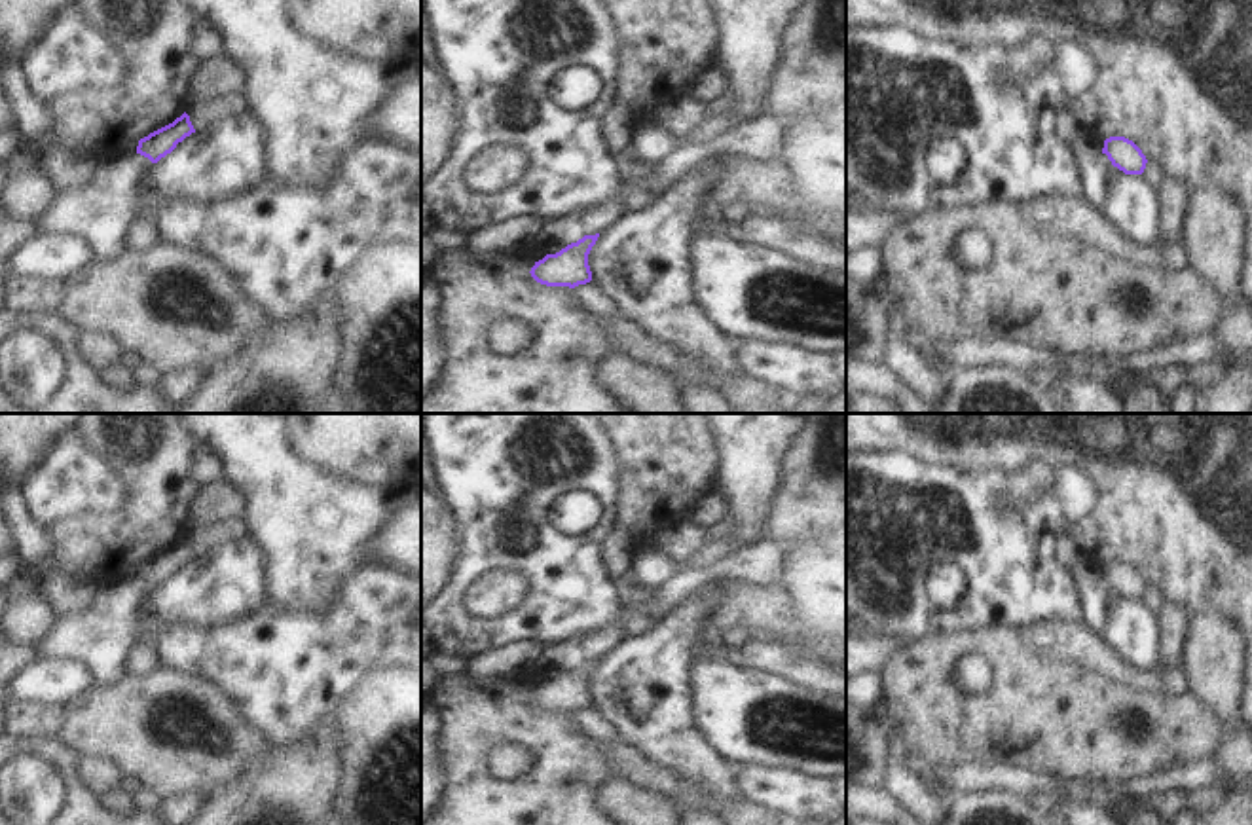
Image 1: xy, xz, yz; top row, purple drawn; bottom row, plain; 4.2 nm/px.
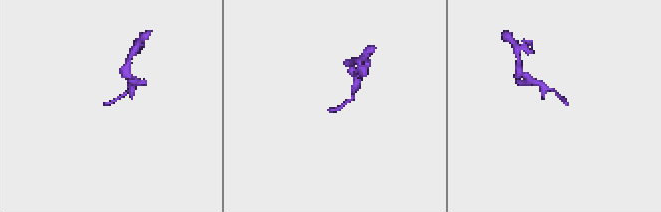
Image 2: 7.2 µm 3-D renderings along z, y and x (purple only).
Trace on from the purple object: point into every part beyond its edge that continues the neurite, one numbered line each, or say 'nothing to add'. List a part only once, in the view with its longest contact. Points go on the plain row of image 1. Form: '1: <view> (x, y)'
nothing to add

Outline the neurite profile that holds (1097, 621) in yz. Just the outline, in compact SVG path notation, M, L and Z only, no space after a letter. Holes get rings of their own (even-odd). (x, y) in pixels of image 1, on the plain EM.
M1106 578L1100 580L1100 592L1095 596L1083 596L1081 590L1077 588L1077 596L1079 596L1081 603L1085 603L1085 601L1091 601L1091 603L1102 601L1104 603L1102 611L1085 611L1083 609L1083 622L1098 635L1104 635L1104 628L1108 624L1108 601L1110 601L1112 594L1114 594L1114 590Z

